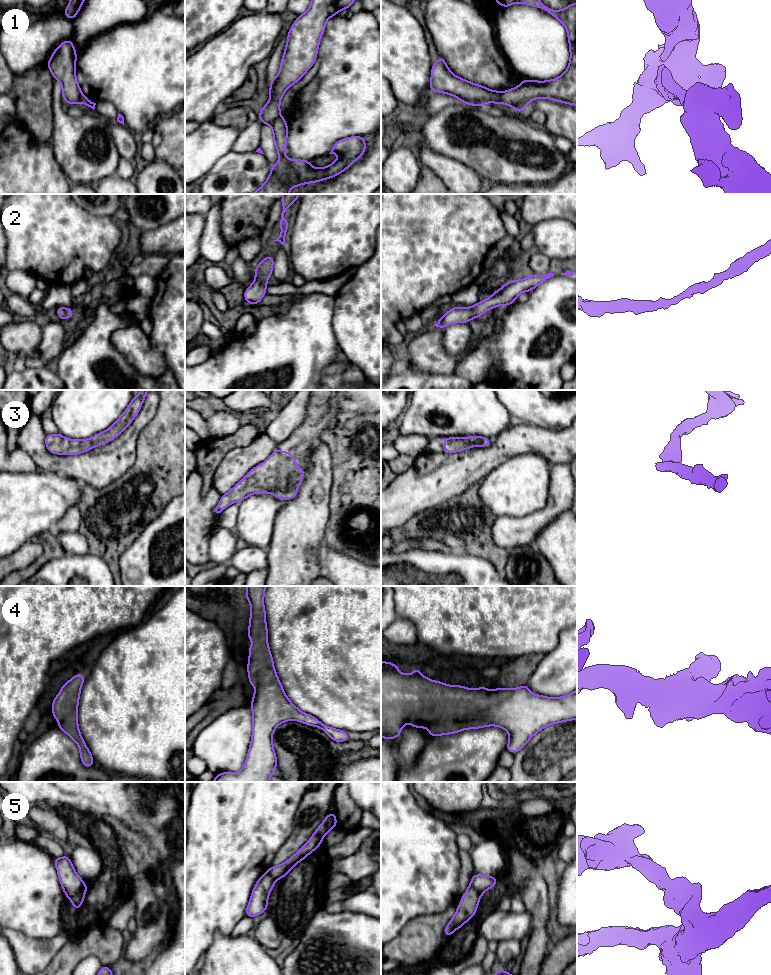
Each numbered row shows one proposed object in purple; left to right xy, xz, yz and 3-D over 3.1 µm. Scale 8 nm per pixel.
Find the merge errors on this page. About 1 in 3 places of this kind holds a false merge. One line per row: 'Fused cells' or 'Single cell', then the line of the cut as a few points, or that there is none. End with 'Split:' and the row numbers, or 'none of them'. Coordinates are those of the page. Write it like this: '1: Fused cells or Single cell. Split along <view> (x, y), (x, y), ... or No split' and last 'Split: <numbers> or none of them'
1: Fused cells. Split along xz (280, 115), (271, 125)
2: Single cell. No split
3: Single cell. No split
4: Single cell. No split
5: Fused cells. Split along xy (85, 883), (70, 898)
Split: 1, 5

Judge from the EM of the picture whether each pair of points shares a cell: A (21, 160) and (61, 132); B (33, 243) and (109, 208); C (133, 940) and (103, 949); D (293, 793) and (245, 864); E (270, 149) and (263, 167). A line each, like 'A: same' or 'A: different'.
A: different
B: different
C: different
D: same
E: different

